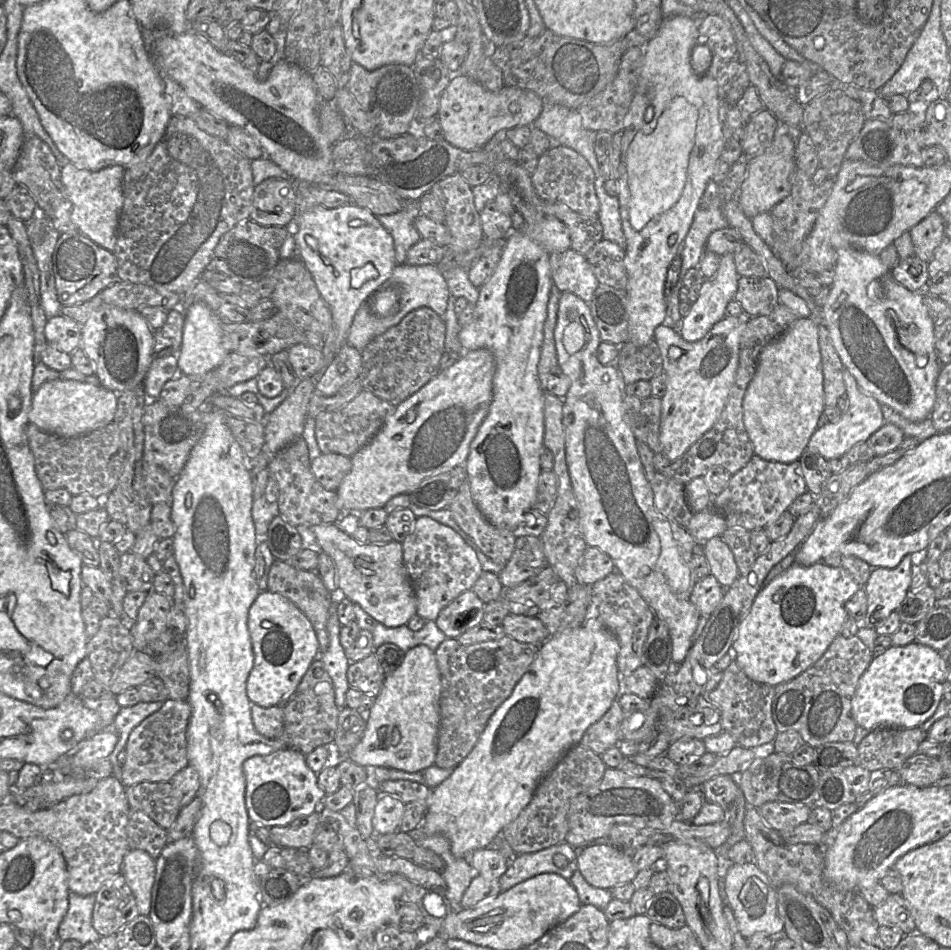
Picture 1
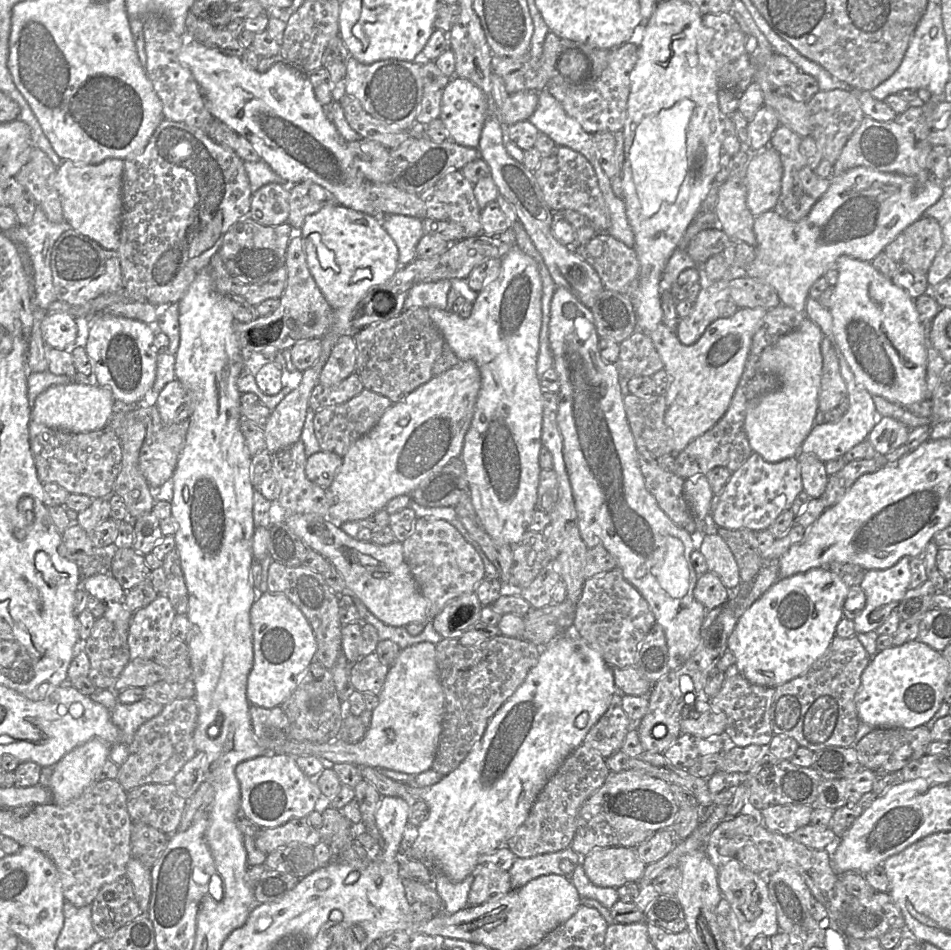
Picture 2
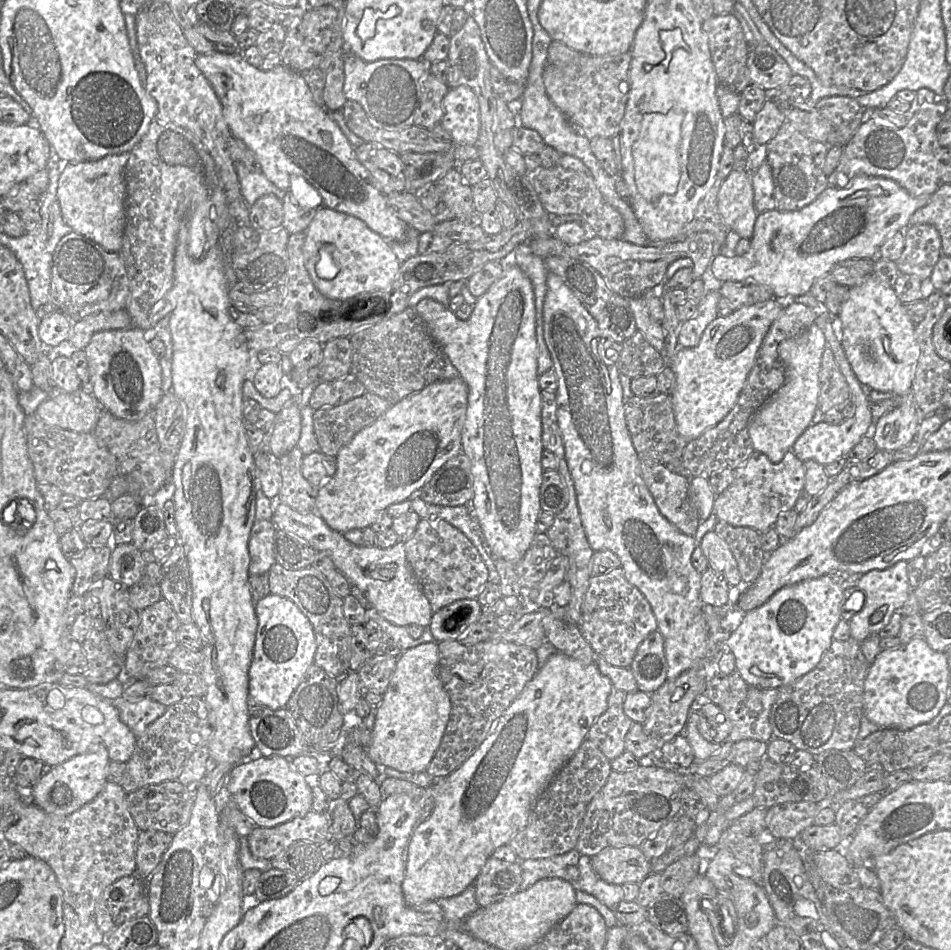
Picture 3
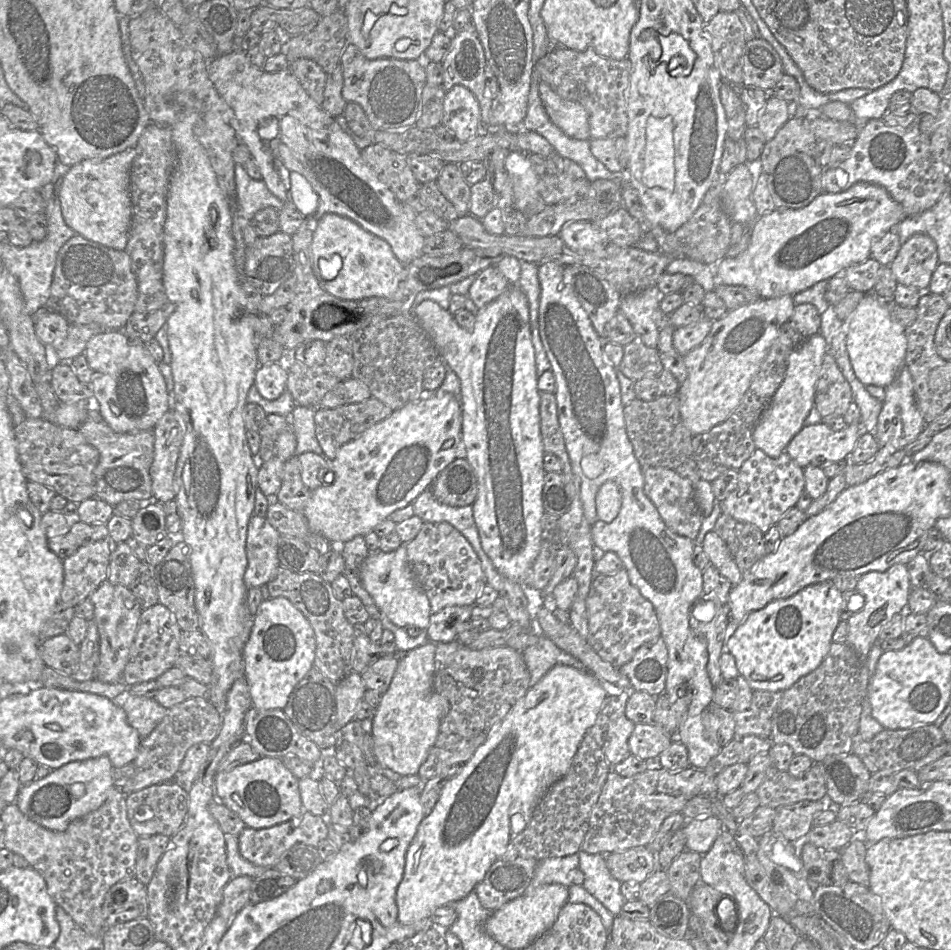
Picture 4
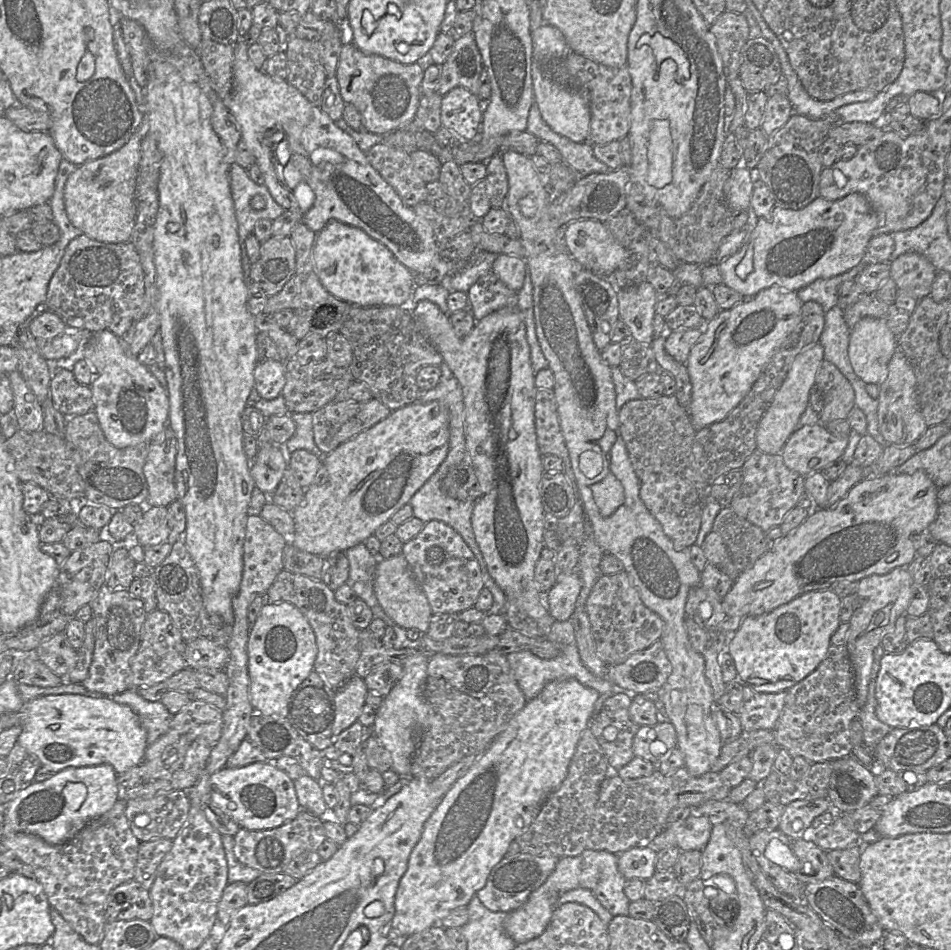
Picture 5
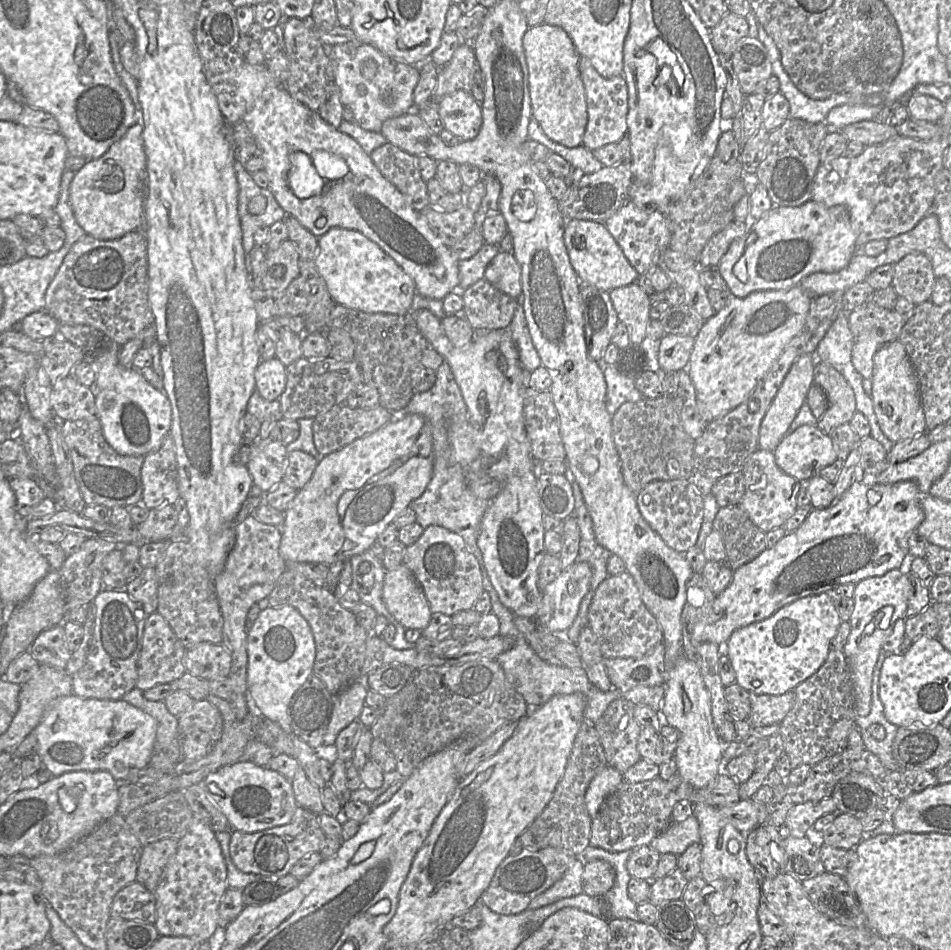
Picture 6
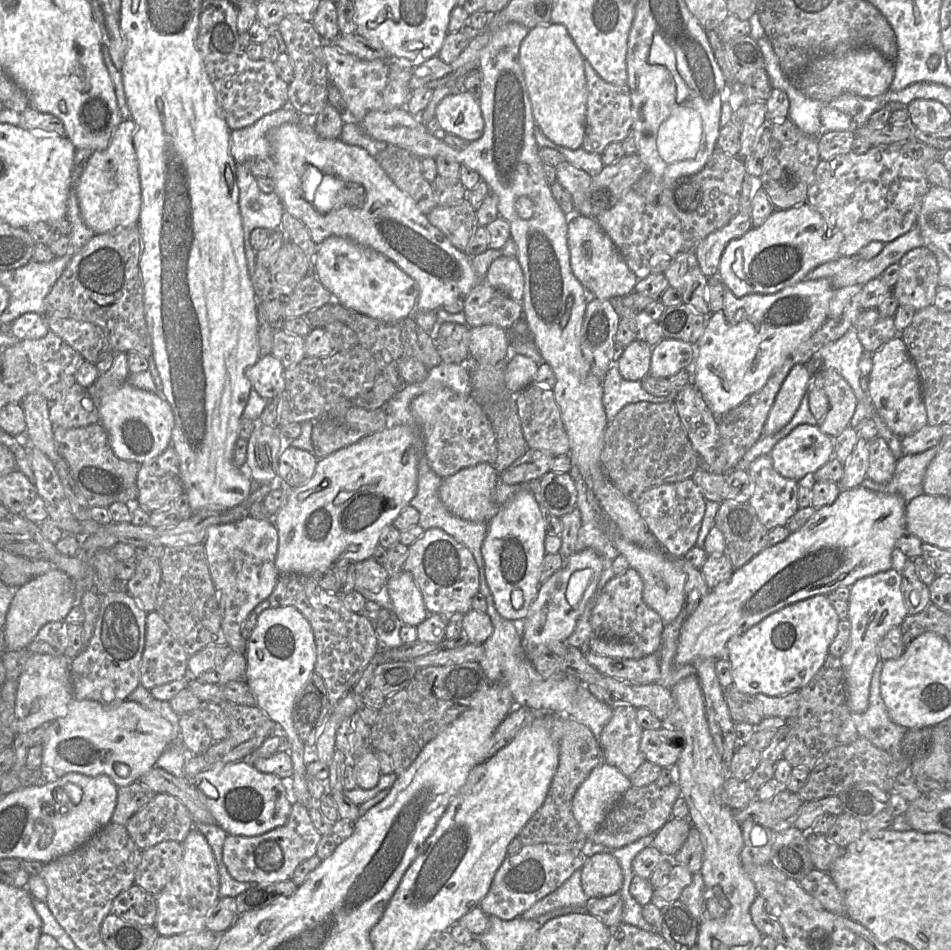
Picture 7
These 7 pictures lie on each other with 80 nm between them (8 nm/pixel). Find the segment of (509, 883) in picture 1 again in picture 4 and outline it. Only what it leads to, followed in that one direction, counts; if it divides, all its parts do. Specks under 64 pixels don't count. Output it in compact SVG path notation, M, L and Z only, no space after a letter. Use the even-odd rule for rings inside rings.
M578 853L540 860L534 878L524 894L531 895L539 886L546 884L561 884L569 888L573 885L570 872L578 867Z

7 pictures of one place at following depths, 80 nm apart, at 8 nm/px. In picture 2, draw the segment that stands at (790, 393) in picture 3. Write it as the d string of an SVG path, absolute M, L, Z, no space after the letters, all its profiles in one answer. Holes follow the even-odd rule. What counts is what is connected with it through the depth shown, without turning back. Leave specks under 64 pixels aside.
M807 317L798 328L780 336L761 353L760 369L766 374L773 374L779 385L749 402L744 430L753 452L769 463L797 457L813 427L819 406L823 338L821 329Z

